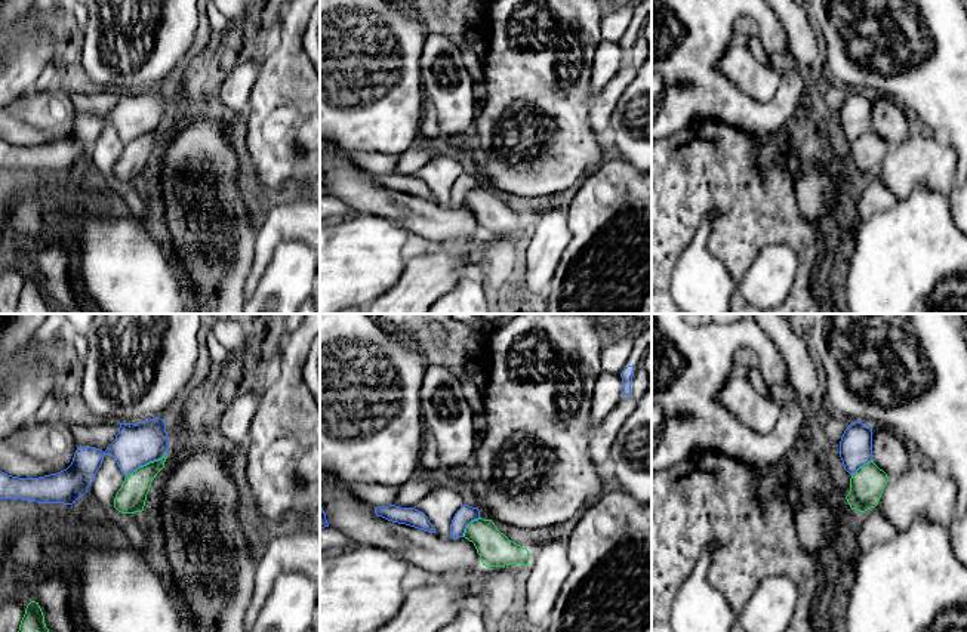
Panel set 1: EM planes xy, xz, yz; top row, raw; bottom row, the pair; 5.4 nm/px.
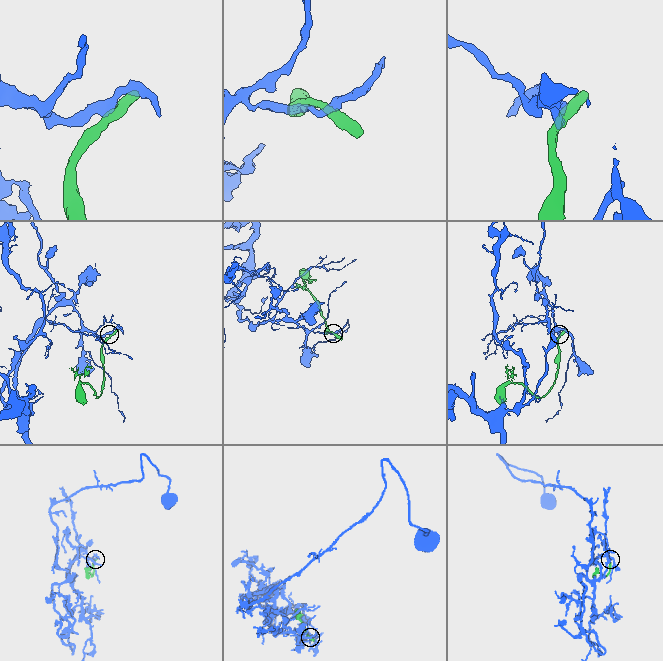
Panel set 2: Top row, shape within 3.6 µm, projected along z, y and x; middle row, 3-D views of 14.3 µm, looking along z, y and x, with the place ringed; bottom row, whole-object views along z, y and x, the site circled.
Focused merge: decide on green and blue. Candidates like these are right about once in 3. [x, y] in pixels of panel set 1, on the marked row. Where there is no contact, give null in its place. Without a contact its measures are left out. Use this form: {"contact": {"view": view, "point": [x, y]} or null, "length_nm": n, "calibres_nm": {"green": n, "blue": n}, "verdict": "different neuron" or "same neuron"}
{"contact": {"view": "xy", "point": [147, 464]}, "length_nm": 240, "calibres_nm": {"green": 160, "blue": 220}, "verdict": "different neuron"}

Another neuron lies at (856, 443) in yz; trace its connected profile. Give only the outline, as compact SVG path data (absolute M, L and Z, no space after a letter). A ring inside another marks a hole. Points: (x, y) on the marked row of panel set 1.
M851 422L840 441L840 457L851 475L872 460L872 426Z

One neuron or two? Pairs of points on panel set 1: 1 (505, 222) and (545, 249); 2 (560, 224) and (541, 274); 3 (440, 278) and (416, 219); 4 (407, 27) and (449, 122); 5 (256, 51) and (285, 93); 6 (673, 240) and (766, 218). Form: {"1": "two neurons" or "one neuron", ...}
{"1": "two neurons", "2": "one neuron", "3": "two neurons", "4": "two neurons", "5": "two neurons", "6": "one neuron"}

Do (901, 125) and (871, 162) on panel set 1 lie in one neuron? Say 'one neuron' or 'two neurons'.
one neuron

